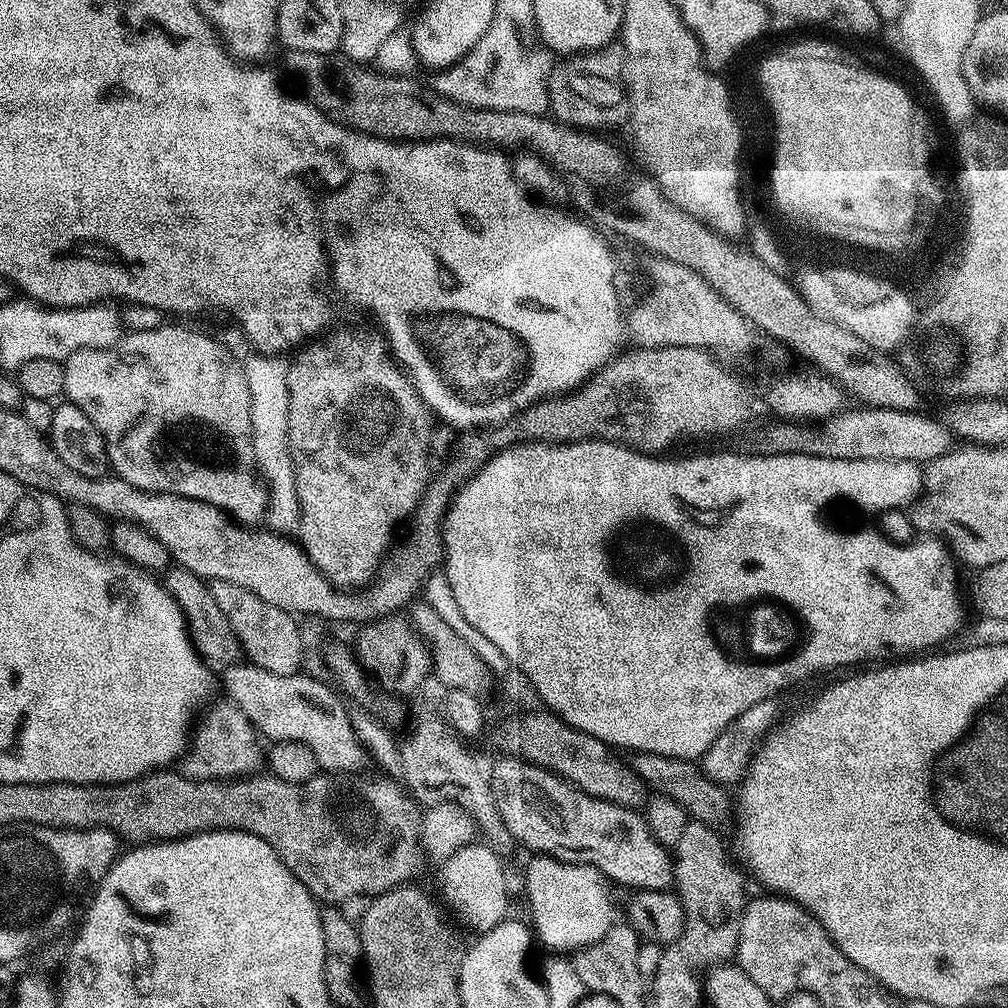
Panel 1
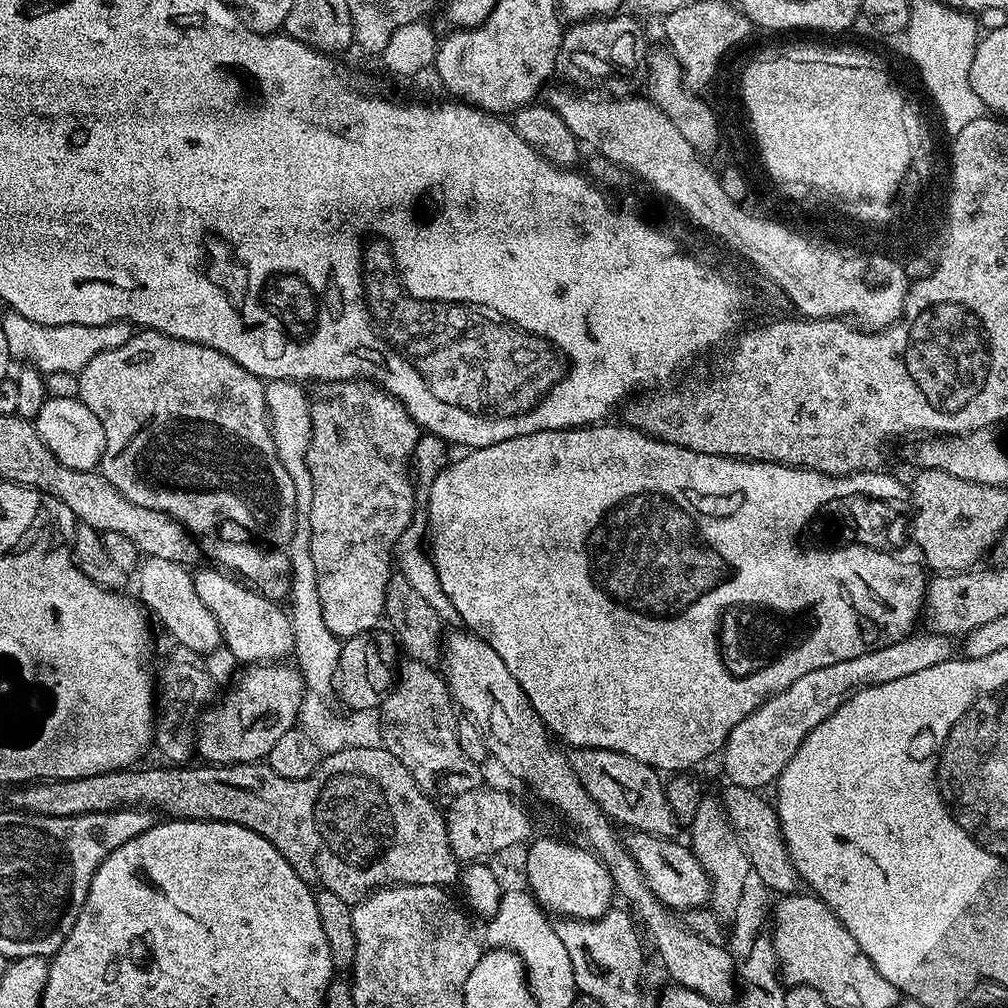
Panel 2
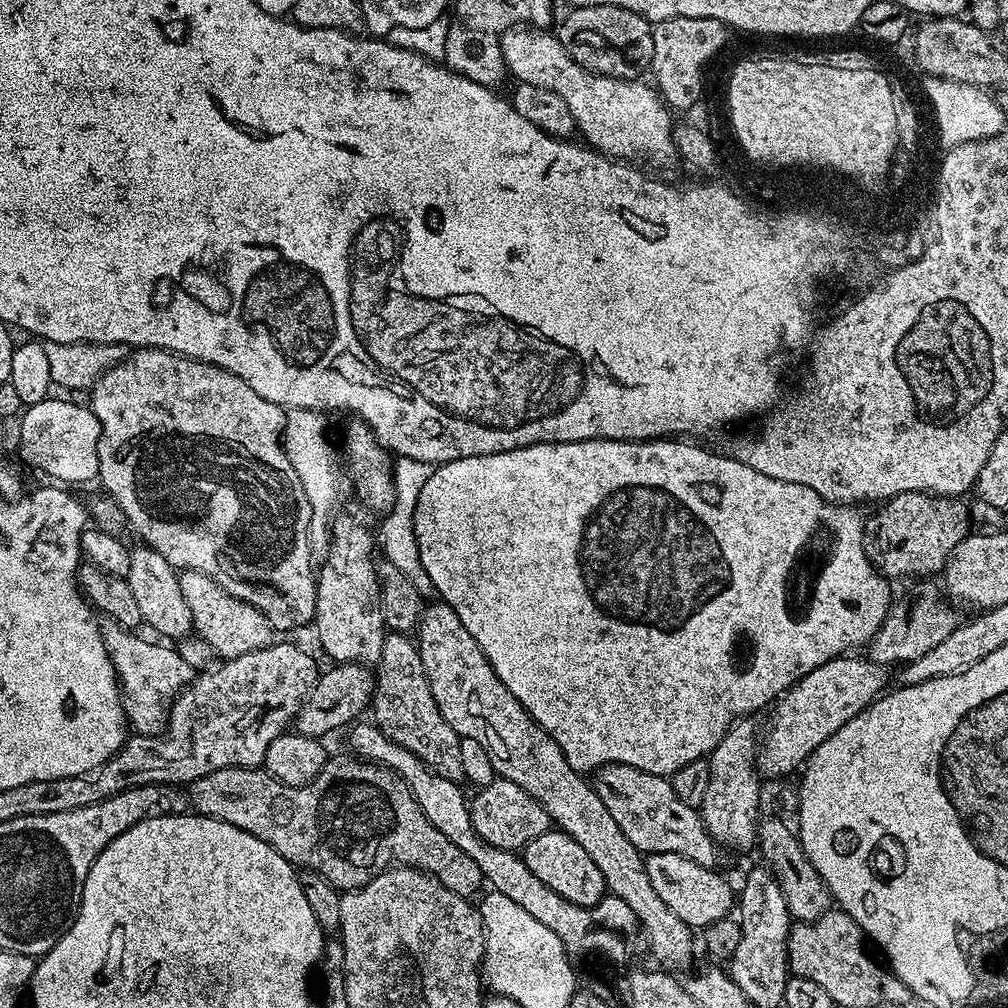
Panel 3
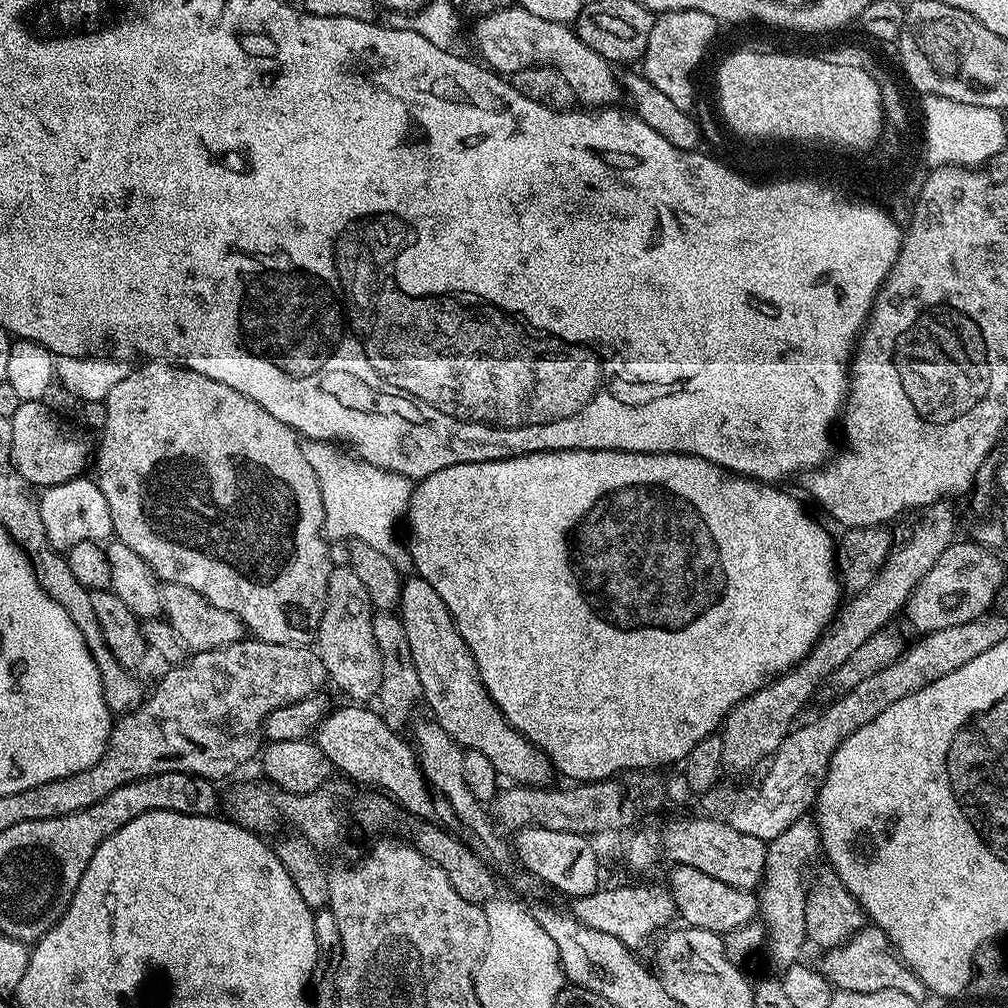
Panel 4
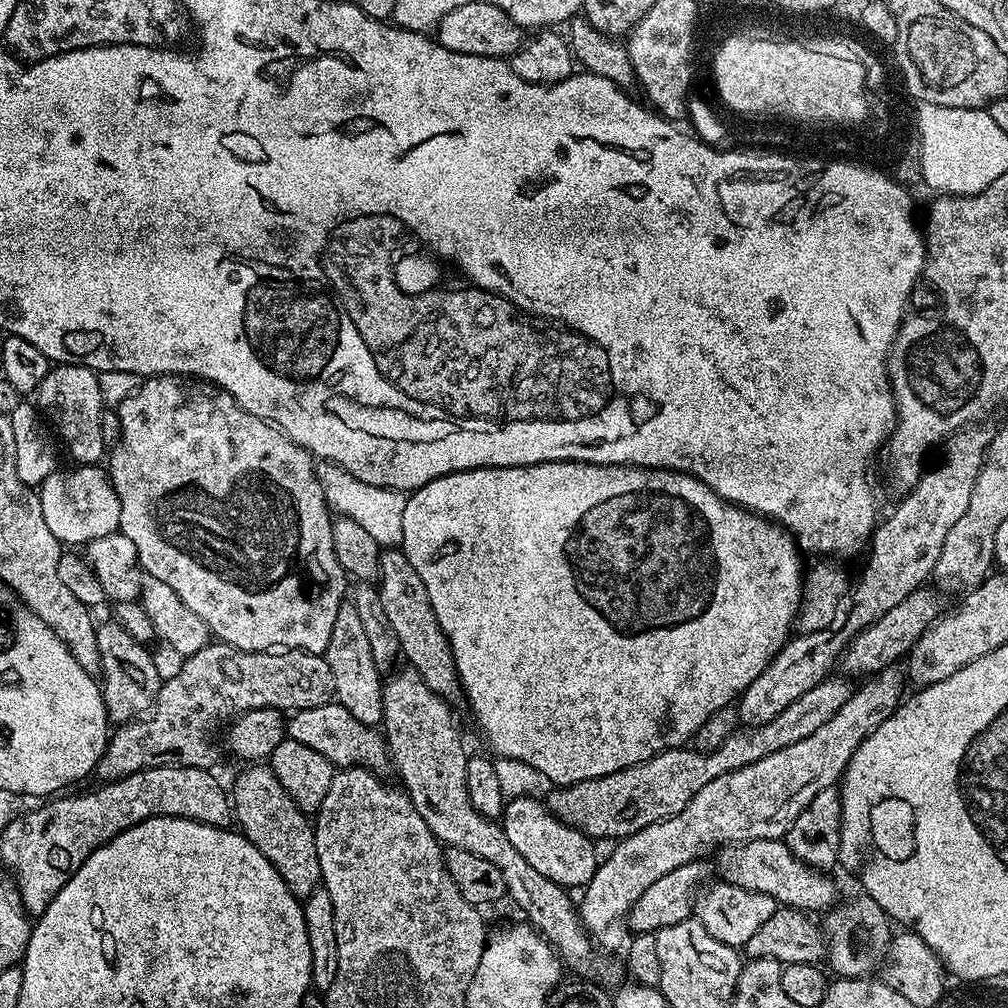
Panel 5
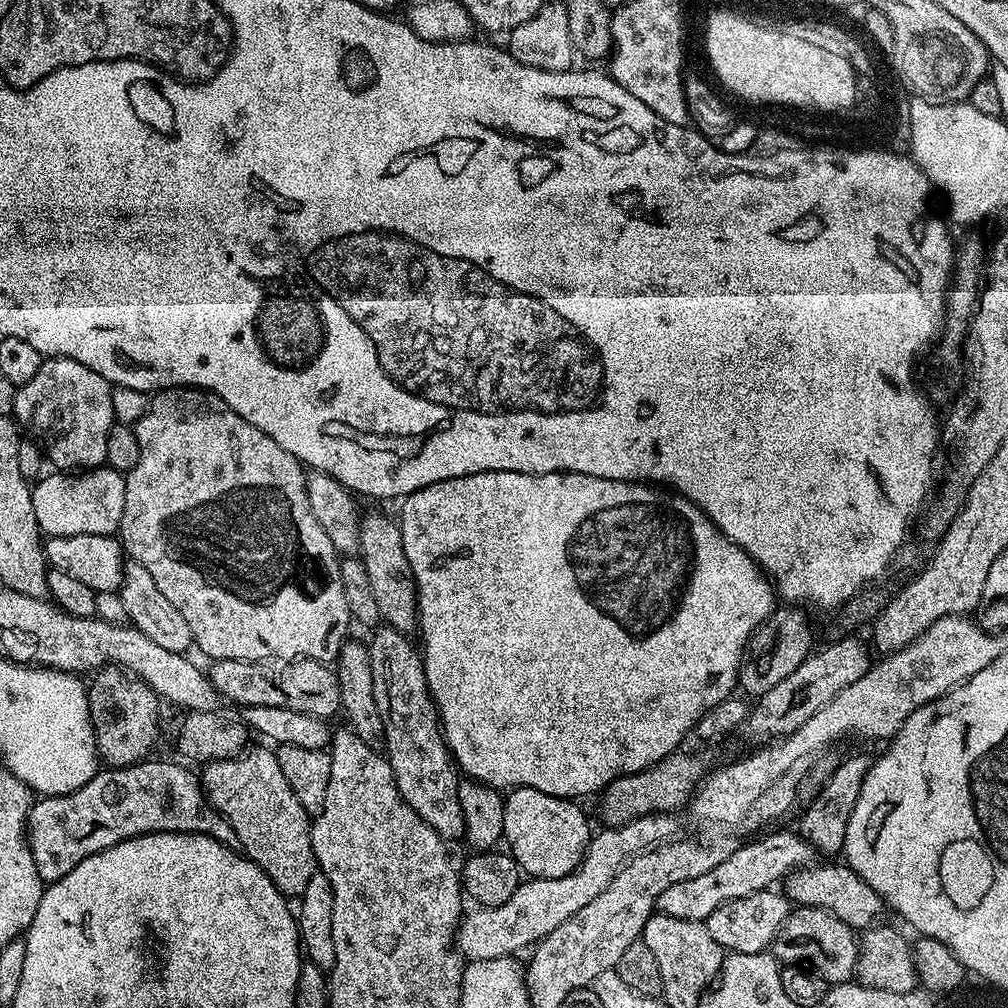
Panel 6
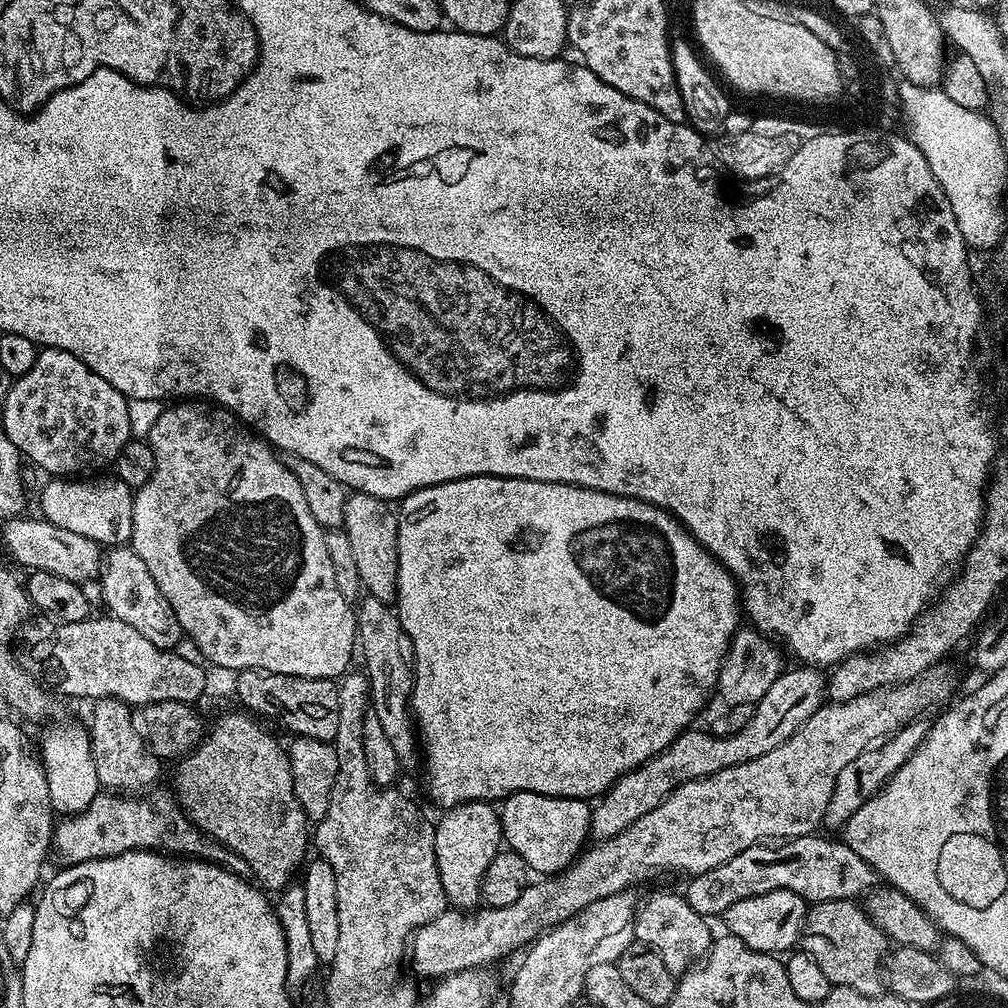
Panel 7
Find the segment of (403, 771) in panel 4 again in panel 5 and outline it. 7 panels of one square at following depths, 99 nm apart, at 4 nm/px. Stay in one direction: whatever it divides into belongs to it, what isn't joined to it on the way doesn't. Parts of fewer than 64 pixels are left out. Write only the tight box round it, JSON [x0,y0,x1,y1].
[286,702,390,774]

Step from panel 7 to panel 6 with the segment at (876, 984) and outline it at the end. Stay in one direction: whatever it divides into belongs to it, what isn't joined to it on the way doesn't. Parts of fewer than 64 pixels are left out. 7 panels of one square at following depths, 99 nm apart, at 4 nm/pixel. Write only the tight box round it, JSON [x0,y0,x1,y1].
[770,906,860,986]

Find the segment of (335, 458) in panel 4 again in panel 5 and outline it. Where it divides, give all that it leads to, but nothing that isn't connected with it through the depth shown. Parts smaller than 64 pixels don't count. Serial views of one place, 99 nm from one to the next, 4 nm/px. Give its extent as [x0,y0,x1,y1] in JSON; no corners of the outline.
[317,462,406,546]

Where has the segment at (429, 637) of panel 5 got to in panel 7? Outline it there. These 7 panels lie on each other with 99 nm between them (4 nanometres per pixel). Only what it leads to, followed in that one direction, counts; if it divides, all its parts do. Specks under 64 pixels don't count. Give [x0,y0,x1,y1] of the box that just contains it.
[342,492,398,604]

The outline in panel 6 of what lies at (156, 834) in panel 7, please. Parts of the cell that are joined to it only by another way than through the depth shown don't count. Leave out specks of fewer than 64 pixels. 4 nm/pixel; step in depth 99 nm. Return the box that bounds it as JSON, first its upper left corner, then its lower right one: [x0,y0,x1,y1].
[28,758,239,882]

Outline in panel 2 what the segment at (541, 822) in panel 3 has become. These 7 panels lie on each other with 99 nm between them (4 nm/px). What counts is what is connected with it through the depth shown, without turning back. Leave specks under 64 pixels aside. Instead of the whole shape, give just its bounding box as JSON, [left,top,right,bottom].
[446,786,533,862]

